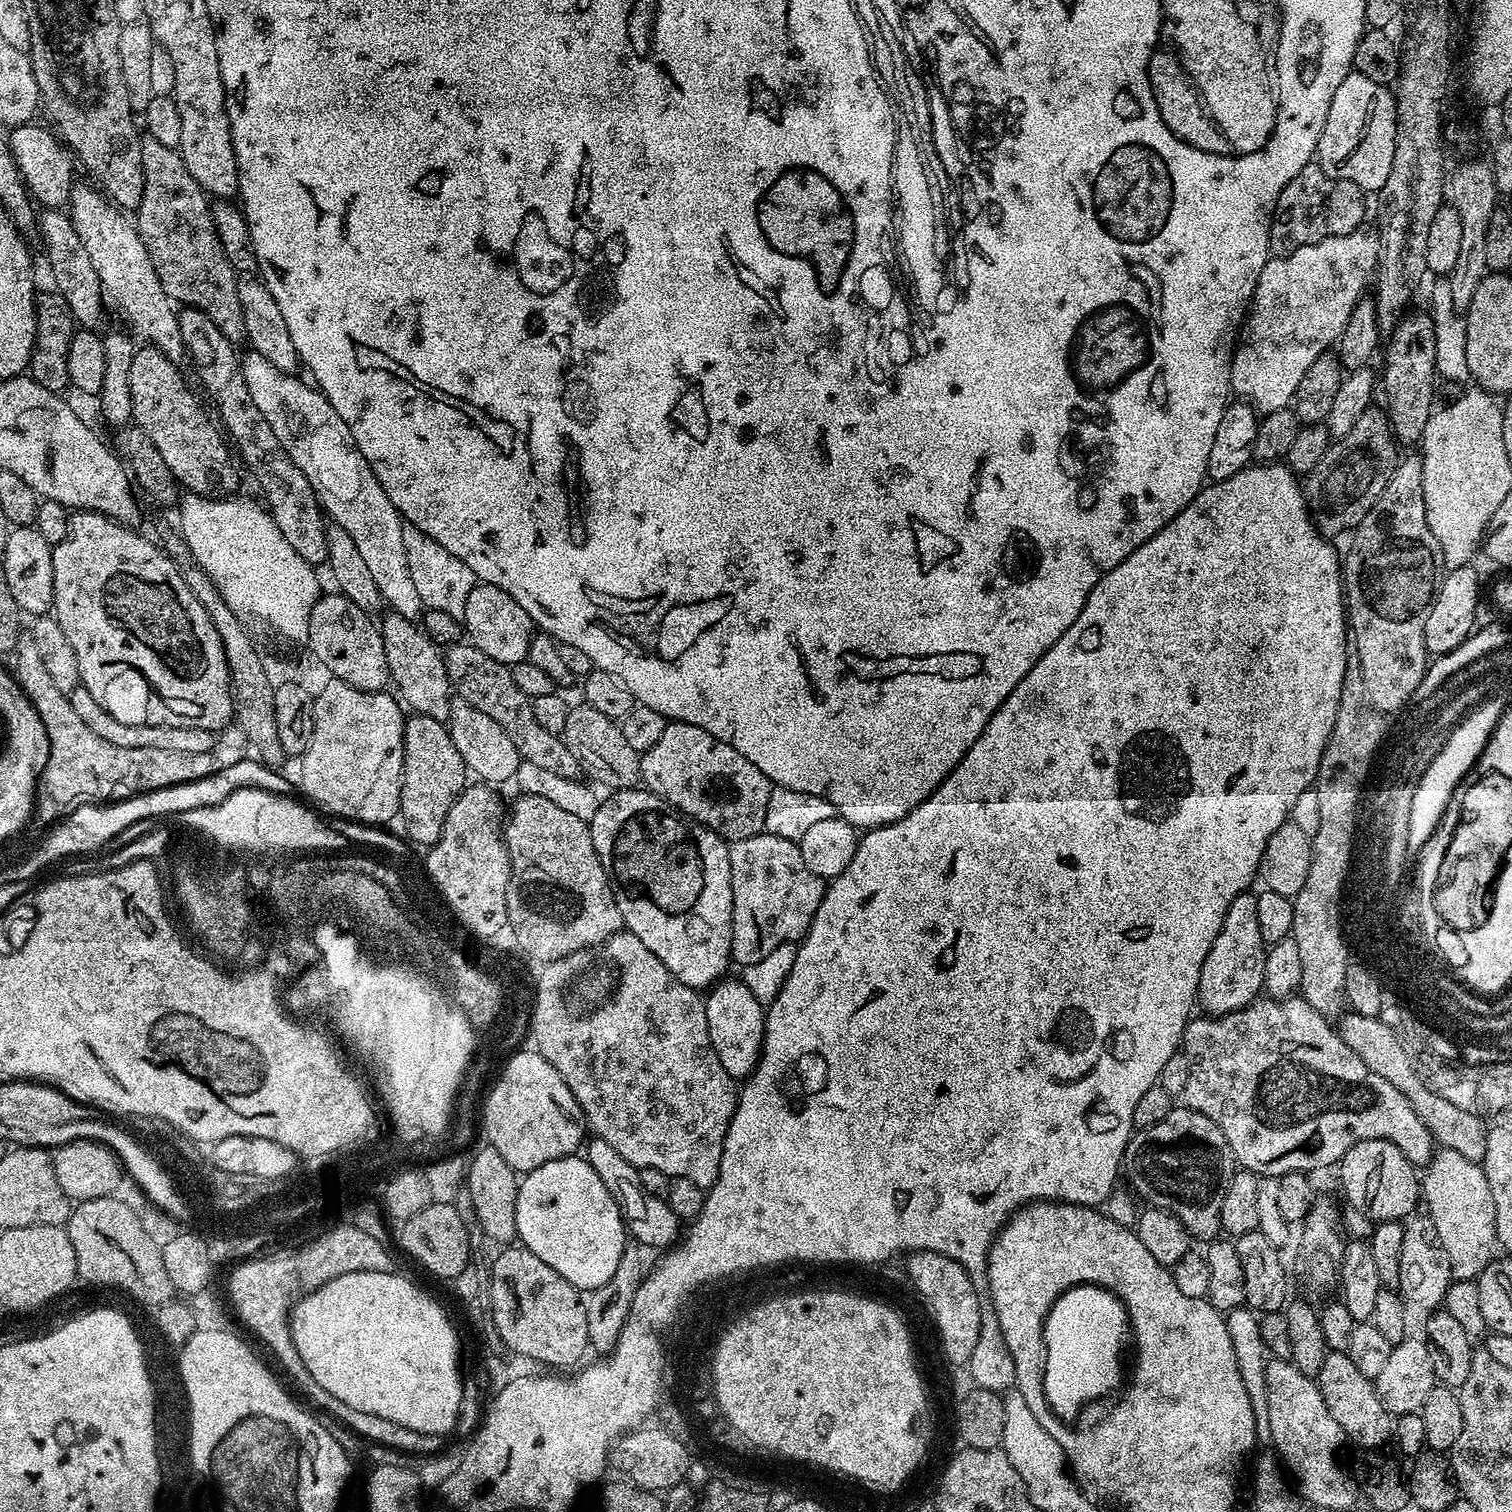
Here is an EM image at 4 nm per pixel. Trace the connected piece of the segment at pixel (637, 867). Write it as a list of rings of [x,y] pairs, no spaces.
[[[643,787],[621,788],[613,791],[609,796],[612,796],[609,800],[604,798],[599,801],[597,812],[590,821],[590,827],[594,838],[594,850],[598,850],[598,858],[612,884],[612,893],[618,902],[618,910],[622,910],[624,928],[633,932],[638,938],[638,942],[642,942],[646,946],[646,950],[652,951],[654,958],[658,958],[658,962],[662,962],[666,966],[666,970],[670,970],[670,974],[674,974],[674,978],[678,978],[678,982],[697,990],[711,988],[727,973],[724,971],[727,970],[728,964],[730,965],[732,955],[732,883],[730,882],[730,858],[728,857],[729,841],[714,830],[702,826],[697,820],[690,820],[687,816],[683,816],[665,800],[658,798]]]

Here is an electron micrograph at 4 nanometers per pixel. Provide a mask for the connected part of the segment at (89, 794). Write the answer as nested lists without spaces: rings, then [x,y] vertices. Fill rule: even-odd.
[[[21,638],[14,653],[14,675],[26,698],[38,710],[42,726],[46,726],[46,738],[50,738],[50,758],[46,758],[46,770],[42,777],[43,795],[54,798],[61,806],[74,805],[74,798],[85,796],[92,802],[115,802],[141,796],[143,792],[162,790],[186,782],[206,778],[222,767],[216,752],[176,752],[175,750],[150,750],[114,746],[98,738],[78,718],[74,706],[70,706],[68,694],[54,686],[38,649],[30,638]]]

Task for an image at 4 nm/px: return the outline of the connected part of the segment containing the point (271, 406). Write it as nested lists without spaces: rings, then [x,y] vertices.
[[[251,350],[245,352],[240,369],[246,378],[246,390],[250,390],[254,406],[262,410],[262,418],[270,422],[274,438],[278,438],[286,454],[294,458],[294,466],[306,474],[327,519],[335,527],[350,534],[354,547],[366,561],[366,567],[378,585],[381,601],[391,611],[402,614],[402,618],[419,621],[420,612],[425,611],[425,606],[414,586],[409,563],[406,562],[405,545],[402,542],[406,521],[394,502],[386,498],[386,490],[382,490],[372,464],[366,462],[362,450],[358,450],[354,434],[350,434],[350,426],[338,418],[338,410],[334,410],[324,393],[311,383],[303,384],[299,375],[278,370],[278,366],[266,362],[262,354]]]

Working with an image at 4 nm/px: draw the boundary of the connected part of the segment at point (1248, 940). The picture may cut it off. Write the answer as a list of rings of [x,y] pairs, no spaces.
[[[1246,891],[1230,902],[1222,930],[1218,938],[1214,938],[1214,946],[1210,946],[1210,954],[1206,954],[1206,962],[1202,962],[1199,1007],[1214,1016],[1242,1010],[1261,995],[1265,966],[1266,945],[1262,930],[1258,930],[1258,902],[1251,891]]]

